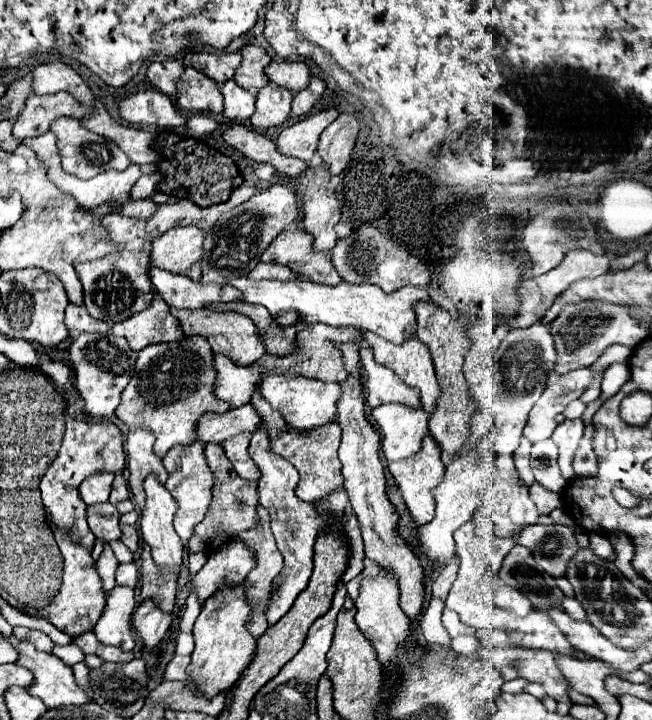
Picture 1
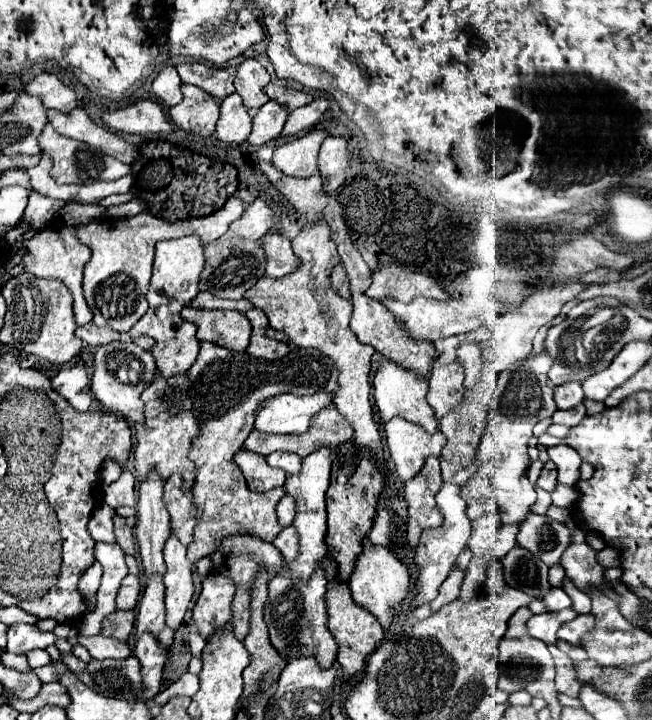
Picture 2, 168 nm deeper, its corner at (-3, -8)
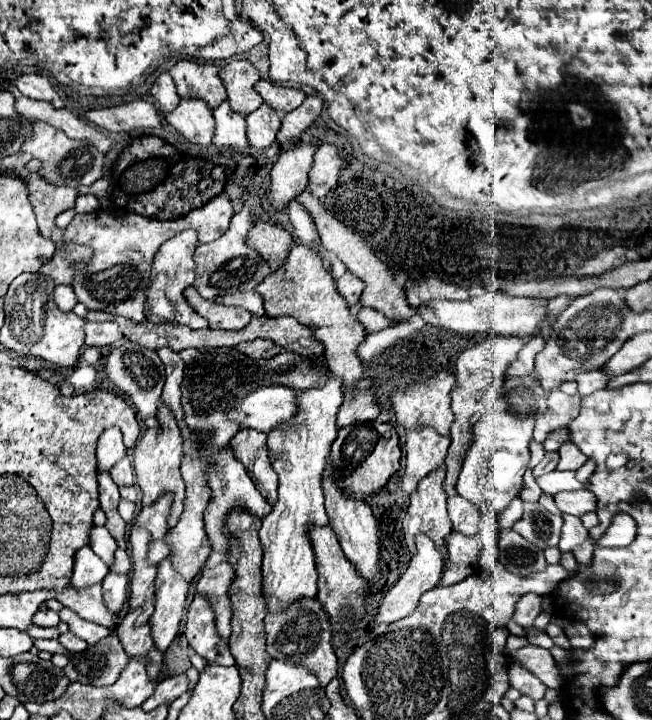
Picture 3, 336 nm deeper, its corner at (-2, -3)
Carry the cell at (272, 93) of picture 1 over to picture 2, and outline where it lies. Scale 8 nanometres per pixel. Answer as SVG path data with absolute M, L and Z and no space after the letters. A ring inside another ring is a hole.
M269 100L255 114L253 130L247 138L247 142L253 144L253 146L261 146L261 144L267 144L267 142L279 138L281 132L283 132L283 126L287 122L287 116L289 116L289 110L285 106L281 106L275 100Z

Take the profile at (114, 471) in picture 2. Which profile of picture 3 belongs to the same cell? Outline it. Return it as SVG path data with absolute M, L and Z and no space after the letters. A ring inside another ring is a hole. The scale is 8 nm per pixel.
M108 427L100 439L98 439L98 449L96 449L96 459L98 459L98 469L110 469L116 465L122 457L126 455L126 447L122 443L122 433L118 427Z

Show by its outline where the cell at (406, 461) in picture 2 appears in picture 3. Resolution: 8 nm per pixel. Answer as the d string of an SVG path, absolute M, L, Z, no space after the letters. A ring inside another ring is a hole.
M432 427L406 433L406 469L402 477L402 489L406 493L416 491L418 481L428 473L444 467L450 439L436 433Z

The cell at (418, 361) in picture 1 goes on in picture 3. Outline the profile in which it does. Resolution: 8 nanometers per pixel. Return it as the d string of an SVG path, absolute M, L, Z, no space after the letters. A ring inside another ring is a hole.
M306 189L306 193L302 193L302 197L298 197L298 203L302 203L310 215L314 217L316 221L316 229L318 229L318 235L322 239L322 245L334 253L350 273L354 273L356 277L360 277L364 283L366 283L366 289L362 293L362 301L360 305L370 305L378 311L382 311L386 317L392 317L392 319L410 319L414 315L414 309L408 305L406 301L406 293L404 293L404 287L398 285L394 281L394 275L392 271L372 253L372 249L362 241L360 235L356 235L350 227L346 227L342 221L338 221L332 213L328 213L322 203Z

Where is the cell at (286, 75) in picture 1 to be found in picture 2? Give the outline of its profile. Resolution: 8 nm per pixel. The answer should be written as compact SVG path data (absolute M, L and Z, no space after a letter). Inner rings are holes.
M269 82L269 84L265 86L265 92L267 92L267 96L269 96L271 100L277 100L279 104L287 106L289 110L295 110L295 108L299 108L299 106L303 106L303 104L309 104L309 102L313 100L313 96L307 94L307 92L303 92L303 90L293 90L293 88L275 86L273 82Z

